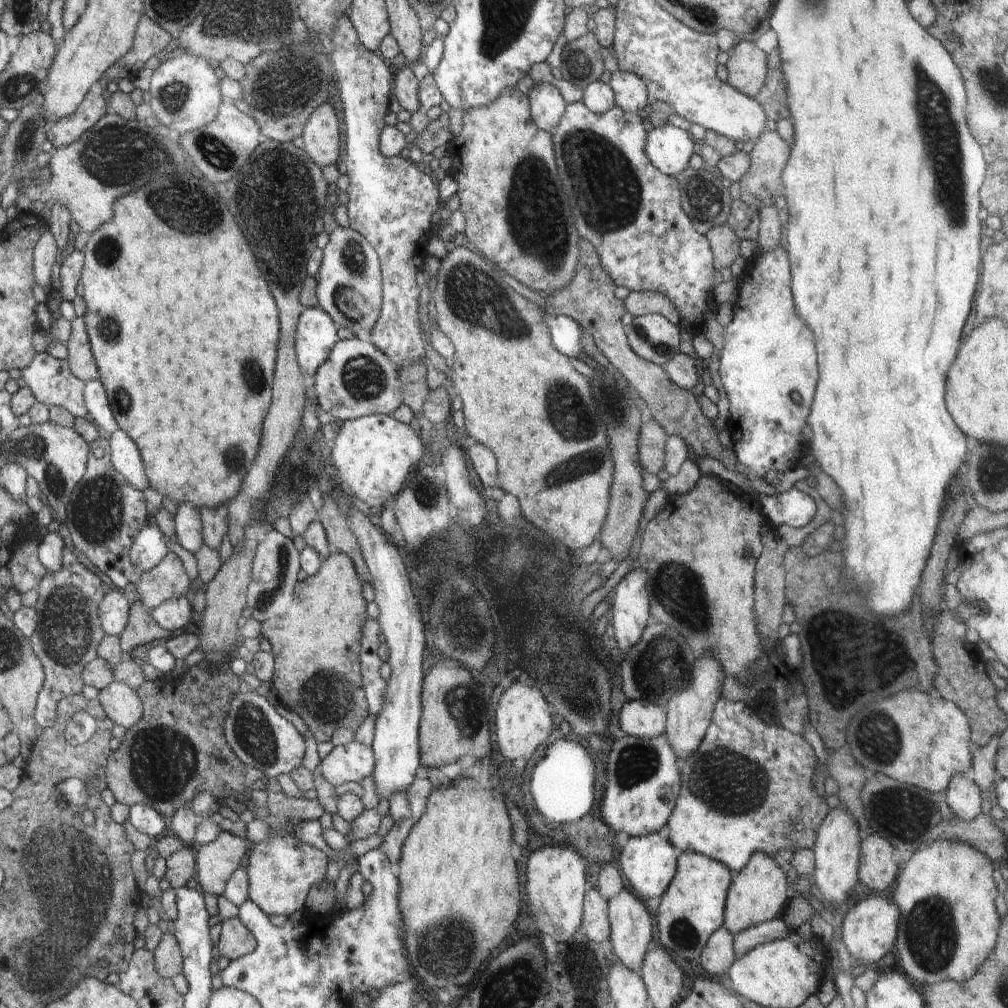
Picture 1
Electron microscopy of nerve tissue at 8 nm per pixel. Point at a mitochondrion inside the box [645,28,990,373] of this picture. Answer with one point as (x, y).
(942, 140)

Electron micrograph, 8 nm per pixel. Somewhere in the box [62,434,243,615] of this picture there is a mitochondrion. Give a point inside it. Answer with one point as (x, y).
(98, 511)

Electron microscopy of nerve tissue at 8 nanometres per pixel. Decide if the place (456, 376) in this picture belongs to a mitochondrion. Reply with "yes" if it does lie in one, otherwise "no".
no

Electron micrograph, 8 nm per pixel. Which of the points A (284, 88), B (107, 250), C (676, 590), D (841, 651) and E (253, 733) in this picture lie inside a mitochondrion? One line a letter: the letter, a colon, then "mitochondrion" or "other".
A: mitochondrion
B: mitochondrion
C: mitochondrion
D: mitochondrion
E: mitochondrion

